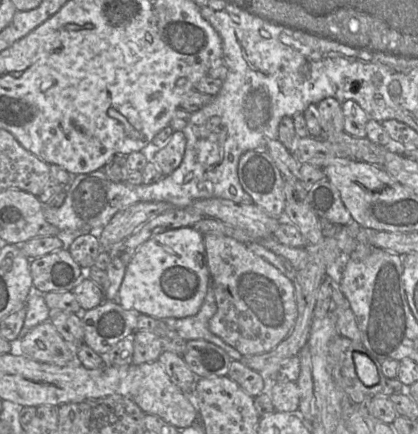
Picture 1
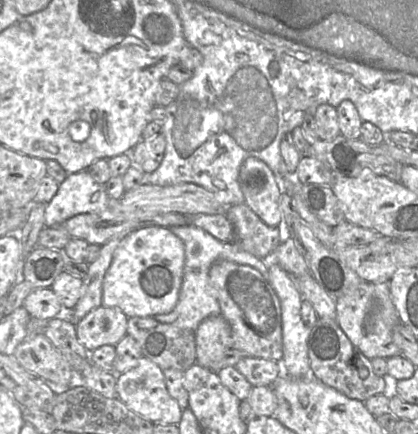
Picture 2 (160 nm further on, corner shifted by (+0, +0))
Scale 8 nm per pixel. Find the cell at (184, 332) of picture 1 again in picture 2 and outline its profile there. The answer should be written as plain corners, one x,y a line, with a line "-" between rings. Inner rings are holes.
187,224
187,225
184,225
184,226
174,226
174,227
170,227
169,229
179,239
181,239
183,244
184,244
185,265
184,265
184,270
183,270
182,286
181,286
181,289
180,289
180,292
179,292
179,297
178,297
177,304
176,304
176,306
174,307
174,309
172,311
170,311
169,313
155,314
153,316
148,316
148,317
154,317
159,322
167,323
167,324
173,324
173,325
176,325
177,327
186,328
186,329
189,329
189,330
195,332
195,330
197,329
199,324
204,319
206,319
208,317
211,317
211,316
219,316
219,315
221,315
219,303
218,303
217,299
211,294
211,287
210,287
210,281
209,281
209,270
210,270
210,267
212,266
212,264
214,264
217,261
226,260
226,261
231,261
231,262
234,262
234,263
237,263
237,264
245,264
245,265
250,266
250,267
256,269
257,271
259,271
268,280
268,267
266,266
264,261
261,260
261,259
256,258
255,256
251,255
250,253
246,252
246,251
242,250
241,248
238,247
238,245
236,243
234,243
234,242
222,242
222,241
218,240
217,238
215,238
214,236
212,236
210,233
206,232
203,229
200,229
200,228
194,226
193,224

